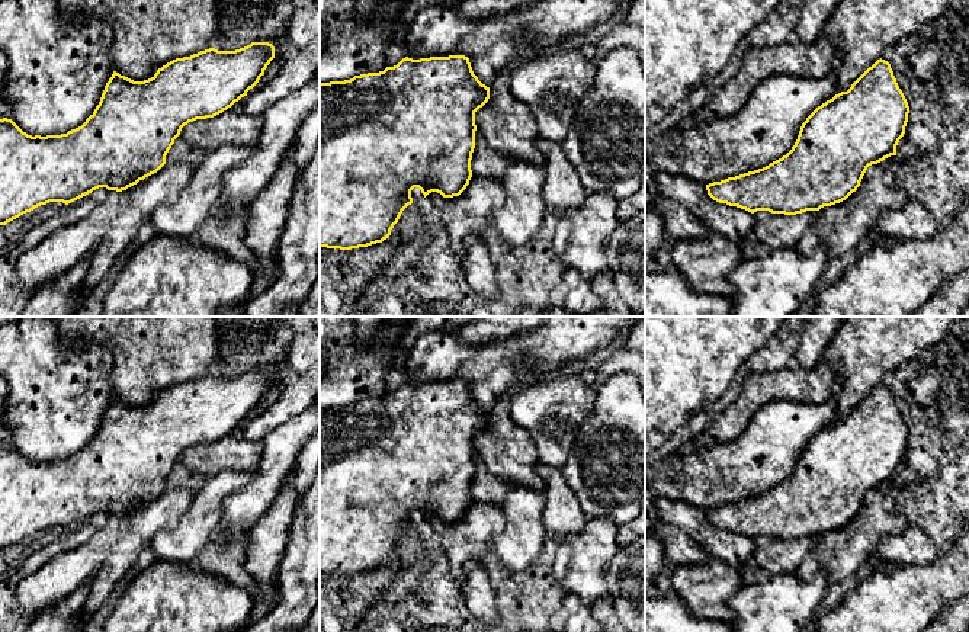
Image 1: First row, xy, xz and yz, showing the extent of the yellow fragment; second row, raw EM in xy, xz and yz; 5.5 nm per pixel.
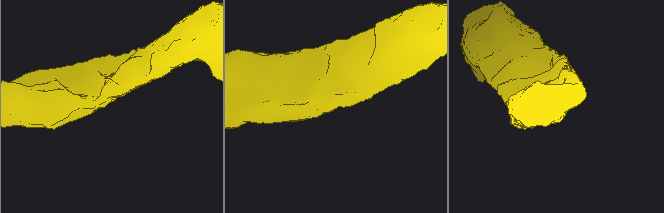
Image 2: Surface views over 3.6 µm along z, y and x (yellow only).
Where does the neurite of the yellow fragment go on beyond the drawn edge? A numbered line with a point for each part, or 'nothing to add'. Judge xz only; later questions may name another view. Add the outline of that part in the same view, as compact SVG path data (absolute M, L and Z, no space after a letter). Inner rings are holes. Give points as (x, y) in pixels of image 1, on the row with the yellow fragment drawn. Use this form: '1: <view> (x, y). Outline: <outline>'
nothing to add

